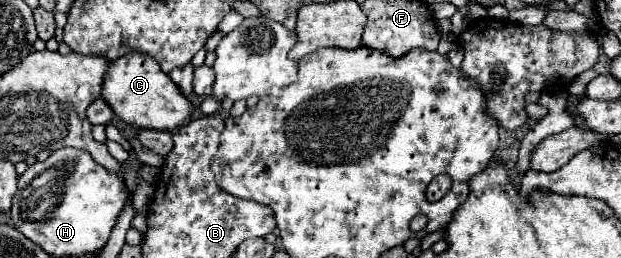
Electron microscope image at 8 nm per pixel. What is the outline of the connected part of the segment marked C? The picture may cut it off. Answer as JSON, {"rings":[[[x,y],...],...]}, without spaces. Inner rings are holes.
{"rings":[[[143,52],[125,54],[125,58],[109,64],[103,78],[101,98],[111,106],[117,118],[135,128],[175,130],[193,112],[193,106],[183,94],[179,94],[179,88],[171,82],[171,78],[159,68],[159,64],[151,56]]]}

